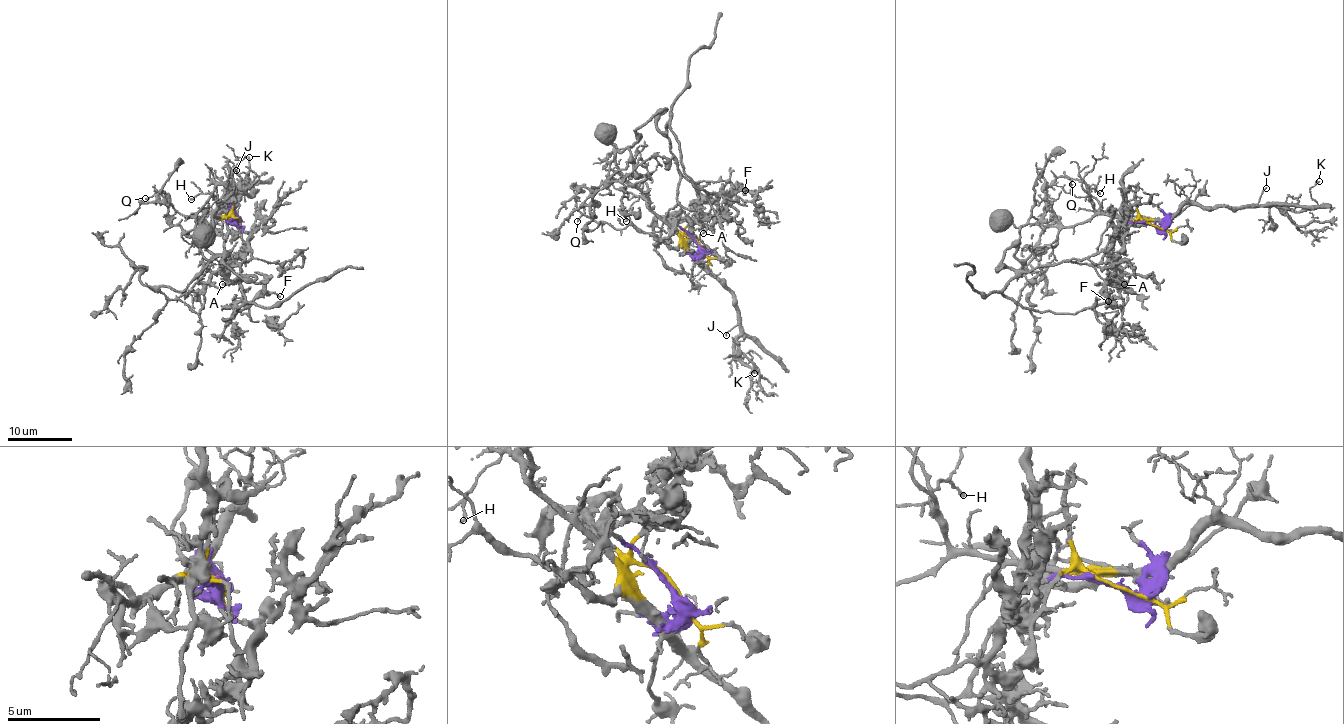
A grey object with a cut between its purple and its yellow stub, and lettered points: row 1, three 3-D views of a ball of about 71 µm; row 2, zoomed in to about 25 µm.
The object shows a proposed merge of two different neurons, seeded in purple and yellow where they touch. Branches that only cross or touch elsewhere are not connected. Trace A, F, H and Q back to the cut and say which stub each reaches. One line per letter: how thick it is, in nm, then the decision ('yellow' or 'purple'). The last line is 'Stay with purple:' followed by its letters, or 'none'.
A: 110 nm thick; purple
F: 120 nm thick; purple
H: 120 nm thick; yellow
Q: 150 nm thick; yellow
Stay with purple: A, F

